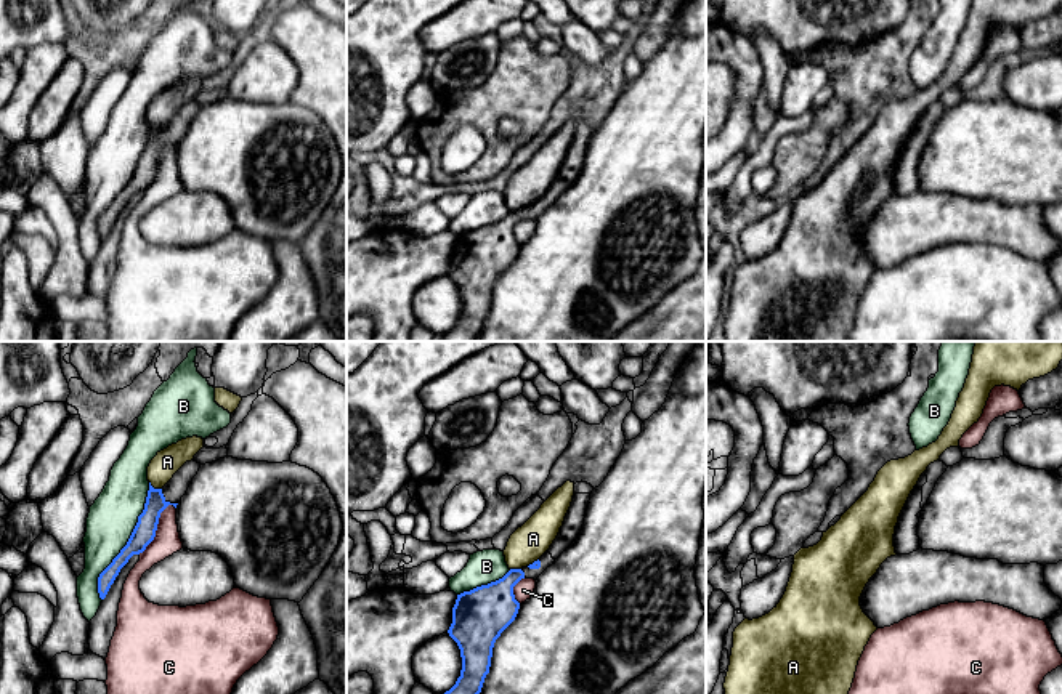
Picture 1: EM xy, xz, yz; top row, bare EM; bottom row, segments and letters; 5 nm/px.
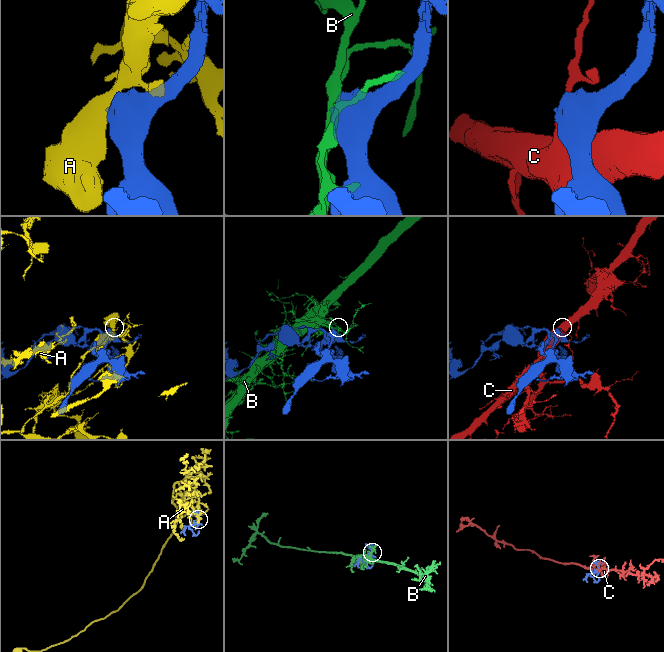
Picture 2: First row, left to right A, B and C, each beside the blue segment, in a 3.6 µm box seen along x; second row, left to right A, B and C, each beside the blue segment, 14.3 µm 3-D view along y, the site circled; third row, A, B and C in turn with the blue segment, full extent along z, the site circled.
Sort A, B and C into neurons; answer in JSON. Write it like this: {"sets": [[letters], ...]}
{"sets": [["A"], ["B"], ["C"]]}

